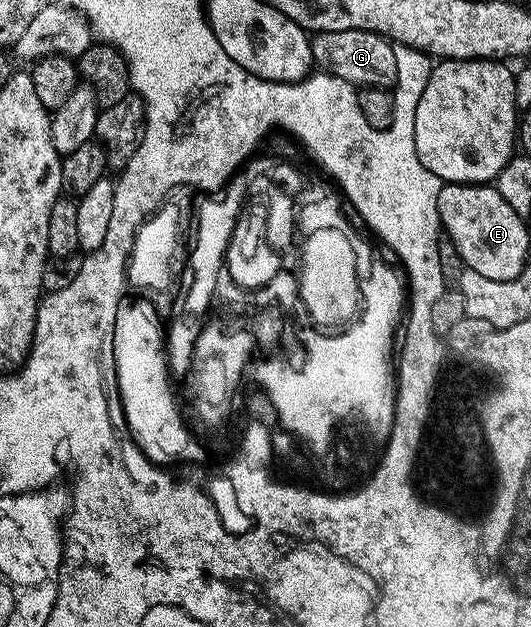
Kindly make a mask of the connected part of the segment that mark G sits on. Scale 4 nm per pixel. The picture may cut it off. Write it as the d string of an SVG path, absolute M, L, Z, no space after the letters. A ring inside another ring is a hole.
M366 28L317 33L310 41L310 49L319 69L344 78L349 84L390 90L398 83L395 45L387 37Z

